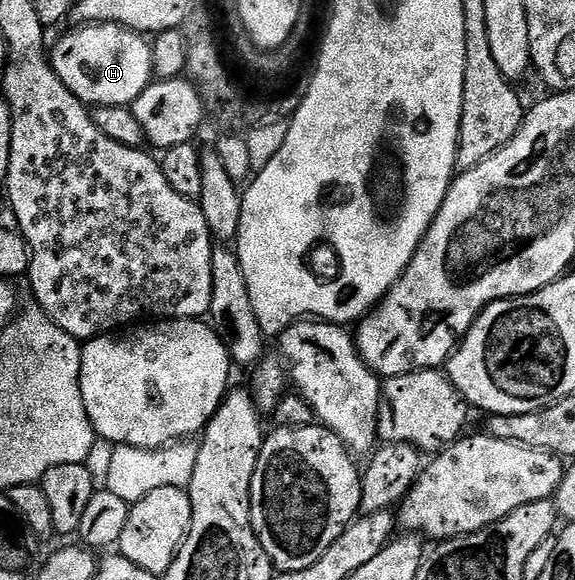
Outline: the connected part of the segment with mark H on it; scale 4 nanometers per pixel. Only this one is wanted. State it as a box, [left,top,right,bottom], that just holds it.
[51,23,154,107]

